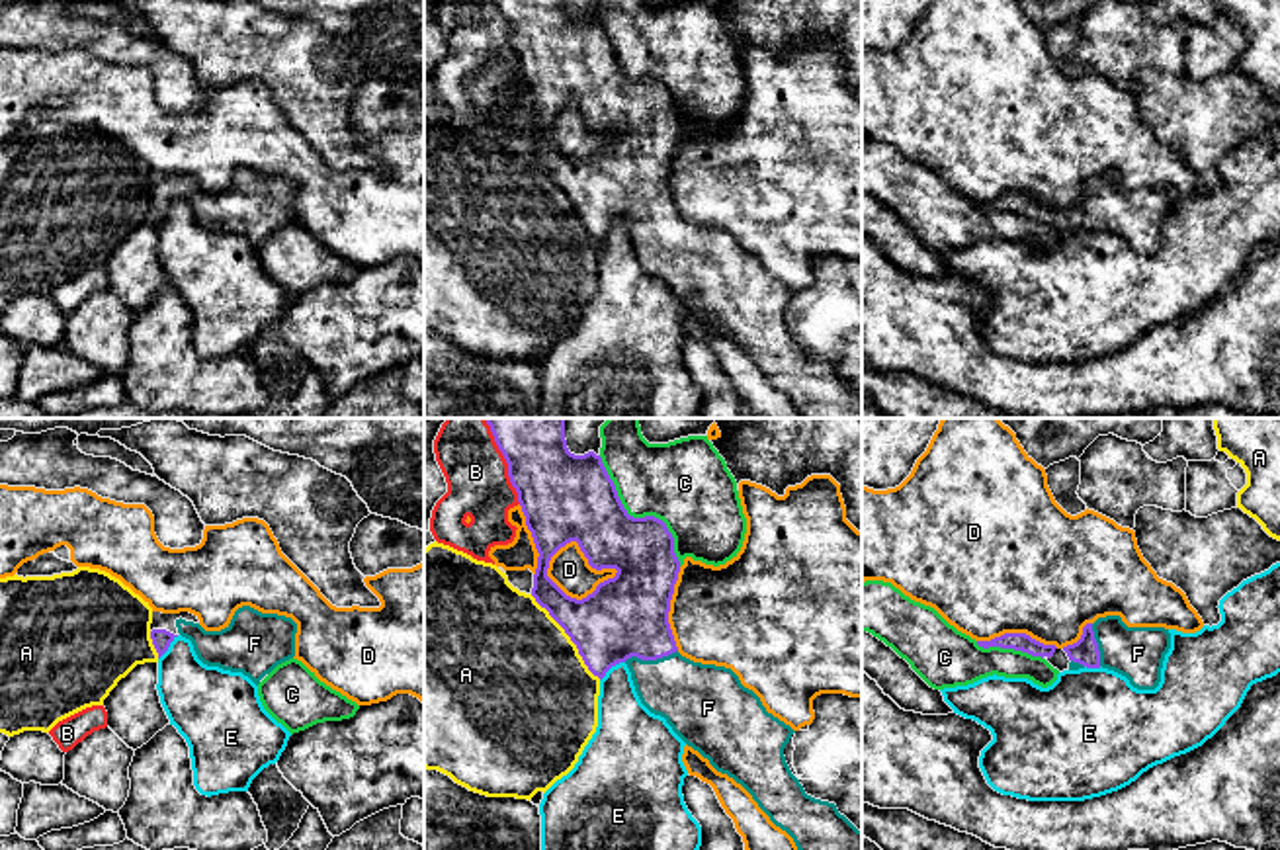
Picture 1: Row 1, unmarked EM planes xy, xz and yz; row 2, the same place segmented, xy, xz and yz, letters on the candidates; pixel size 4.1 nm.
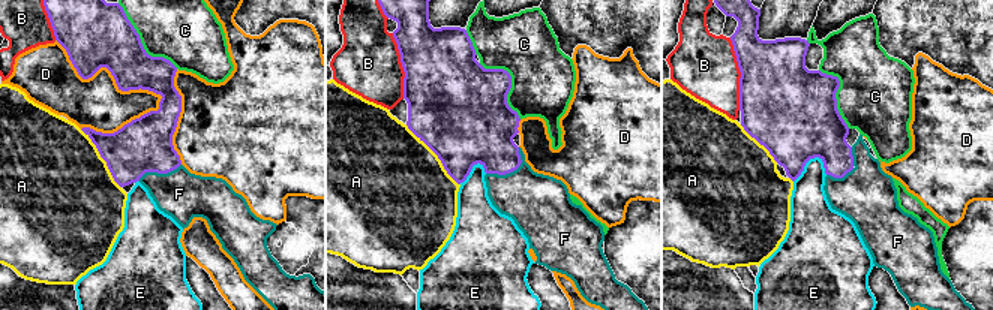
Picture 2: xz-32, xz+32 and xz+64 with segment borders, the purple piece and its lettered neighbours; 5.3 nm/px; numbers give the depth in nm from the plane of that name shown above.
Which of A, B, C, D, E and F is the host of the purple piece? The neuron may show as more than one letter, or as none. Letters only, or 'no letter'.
F

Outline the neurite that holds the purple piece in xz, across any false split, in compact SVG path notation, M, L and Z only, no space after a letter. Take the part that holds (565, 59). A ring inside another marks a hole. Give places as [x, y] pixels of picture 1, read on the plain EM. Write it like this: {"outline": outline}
{"outline": "M565 0L494 4L508 25L510 45L539 115L532 158L565 191L588 233L602 242L612 229L625 225L641 266L664 279L717 334L741 346L803 418L862 418L862 393L834 365L807 358L791 336L784 311L795 293L768 276L731 231L694 225L678 215L668 174L680 123L666 86L655 78L629 78L594 14L575 18ZM571 104L578 106L592 131L618 133L582 162L567 158L547 139L551 119Z"}

